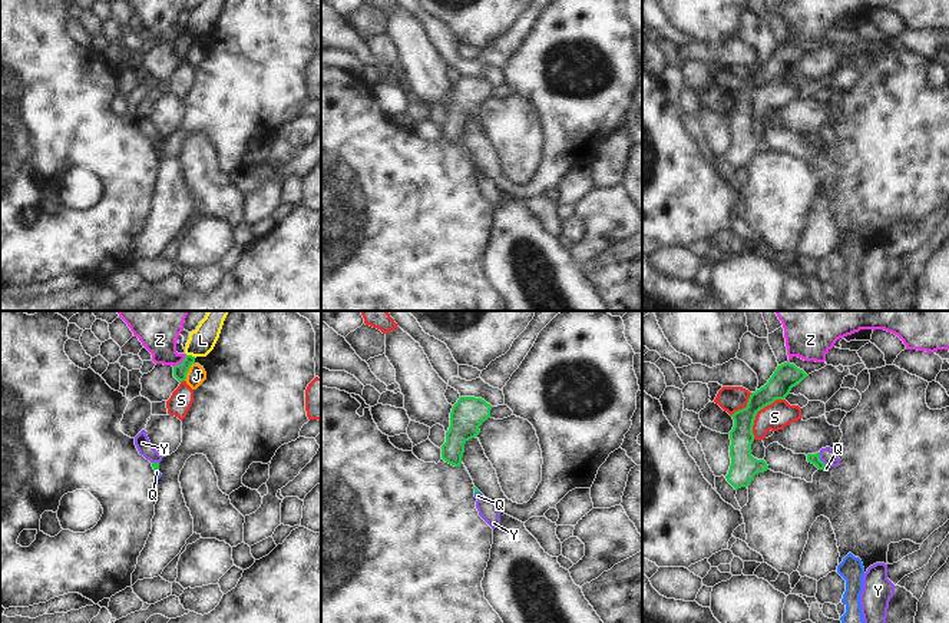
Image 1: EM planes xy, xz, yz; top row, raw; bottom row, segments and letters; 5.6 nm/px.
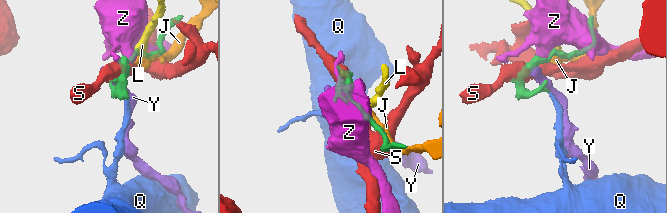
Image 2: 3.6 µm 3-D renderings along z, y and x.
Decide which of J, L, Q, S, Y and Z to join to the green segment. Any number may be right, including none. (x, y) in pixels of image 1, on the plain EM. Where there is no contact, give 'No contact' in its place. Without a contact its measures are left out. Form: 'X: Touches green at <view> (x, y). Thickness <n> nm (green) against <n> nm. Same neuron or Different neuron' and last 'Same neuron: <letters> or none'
J: Touches green at xy (188, 49). Thickness 80 nm (green) against 100 nm. Different neuron
L: Touches green at xy (191, 35). Thickness 80 nm (green) against 150 nm. Different neuron
Q: Touches green at xz (478, 171). Thickness 20 nm (green) against 40 nm. Same neuron
S: Touches green at yz (757, 90). Thickness 140 nm (green) against 150 nm. Different neuron
Y: Touches green at yz (820, 139). Thickness 60 nm (green) against 90 nm. Different neuron
Z: Touches green at xy (182, 40). Thickness 80 nm (green) against 190 nm. Different neuron
Same neuron: Q

